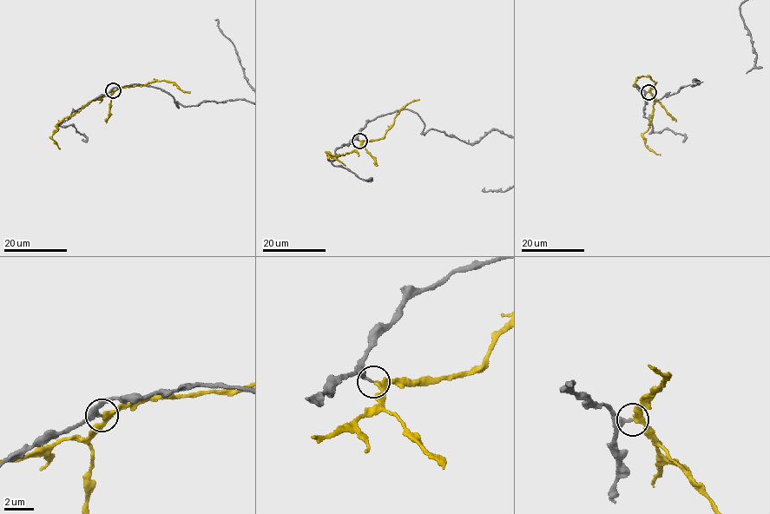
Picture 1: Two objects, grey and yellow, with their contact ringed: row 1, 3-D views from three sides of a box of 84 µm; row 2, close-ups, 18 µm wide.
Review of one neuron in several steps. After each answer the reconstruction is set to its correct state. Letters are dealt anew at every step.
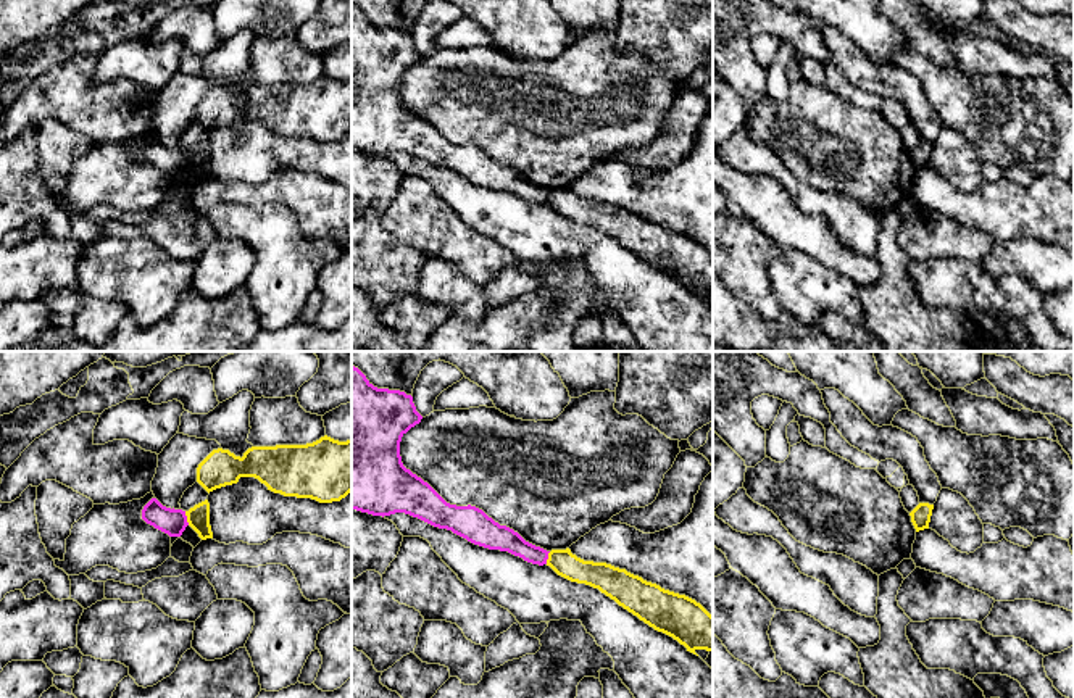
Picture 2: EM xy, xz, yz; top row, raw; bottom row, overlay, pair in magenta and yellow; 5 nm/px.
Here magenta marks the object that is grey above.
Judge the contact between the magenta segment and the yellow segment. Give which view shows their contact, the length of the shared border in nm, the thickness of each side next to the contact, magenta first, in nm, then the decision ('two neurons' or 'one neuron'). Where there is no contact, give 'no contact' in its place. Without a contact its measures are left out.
meets magenta in xy; contact 80 nm long; 130 nm thick on the magenta side, 110 nm on the other; two neurons

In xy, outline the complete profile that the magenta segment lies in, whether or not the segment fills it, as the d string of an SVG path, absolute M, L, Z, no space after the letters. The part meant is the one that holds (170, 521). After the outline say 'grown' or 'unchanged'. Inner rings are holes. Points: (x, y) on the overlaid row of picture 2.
M156 498L144 506L142 519L169 537L181 537L189 526L185 511L166 508Z | unchanged

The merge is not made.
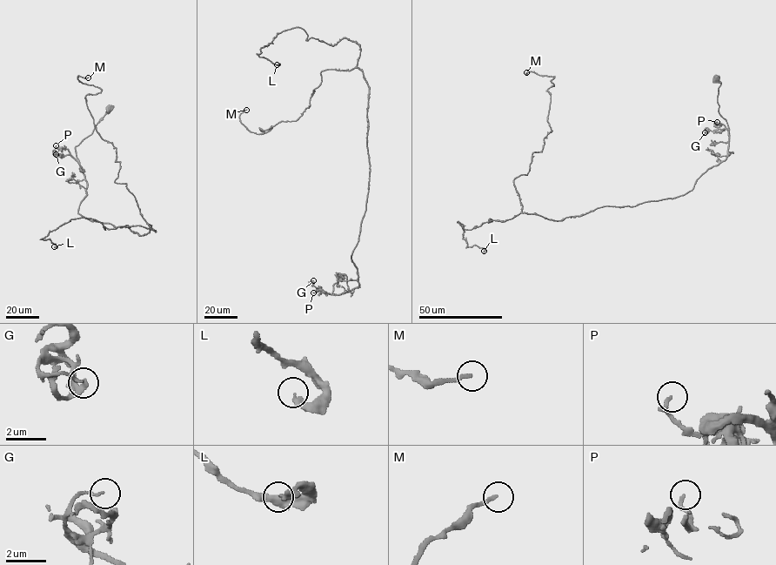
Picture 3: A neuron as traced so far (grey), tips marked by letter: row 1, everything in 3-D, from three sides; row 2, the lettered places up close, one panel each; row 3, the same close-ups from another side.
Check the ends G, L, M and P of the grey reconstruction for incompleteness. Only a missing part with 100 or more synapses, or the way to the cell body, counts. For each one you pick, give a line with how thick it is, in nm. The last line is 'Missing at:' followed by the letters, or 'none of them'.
Missing at: none of them

